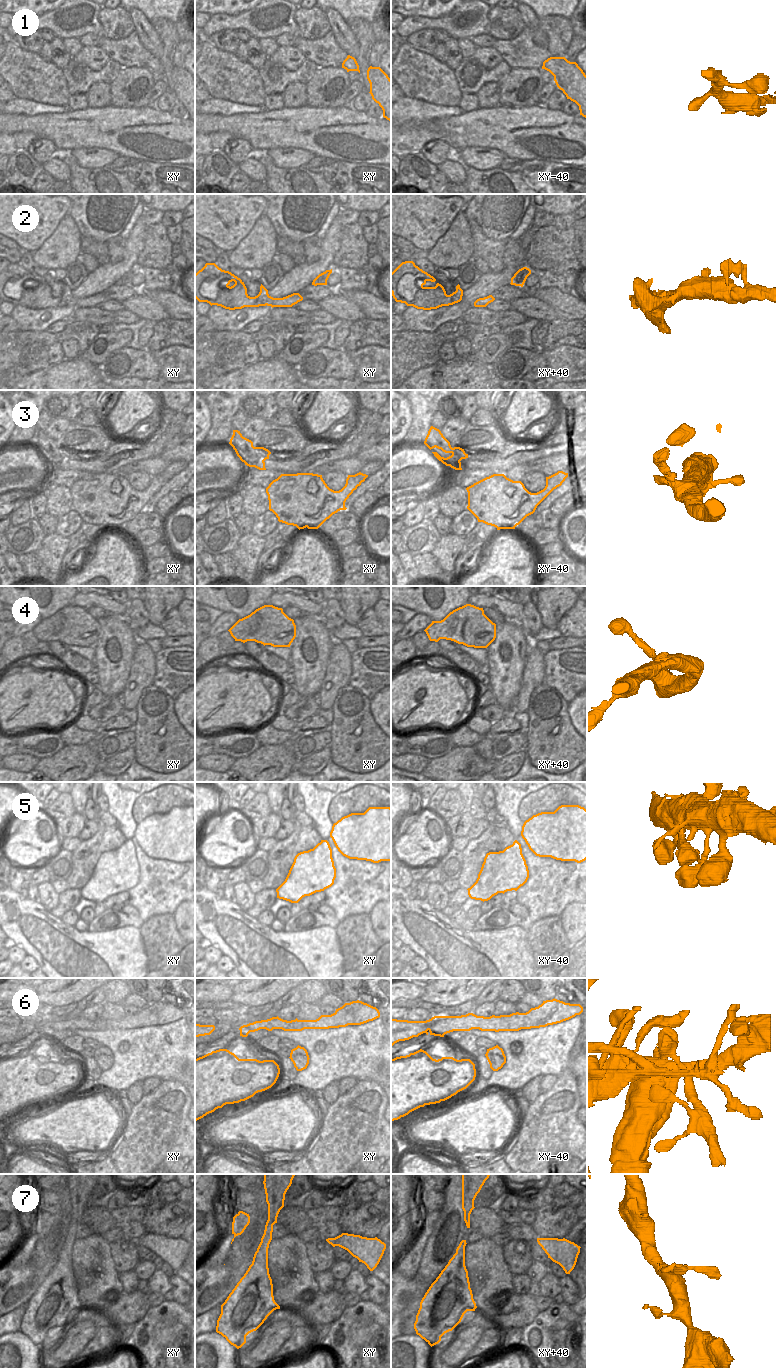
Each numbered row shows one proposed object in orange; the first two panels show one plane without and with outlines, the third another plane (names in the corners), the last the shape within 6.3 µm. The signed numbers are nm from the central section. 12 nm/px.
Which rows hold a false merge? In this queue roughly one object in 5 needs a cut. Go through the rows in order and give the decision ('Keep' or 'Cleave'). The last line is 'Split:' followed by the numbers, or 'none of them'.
1: Keep
2: Keep
3: Keep
4: Keep
5: Keep
6: Cleave
7: Keep
Split: 6

